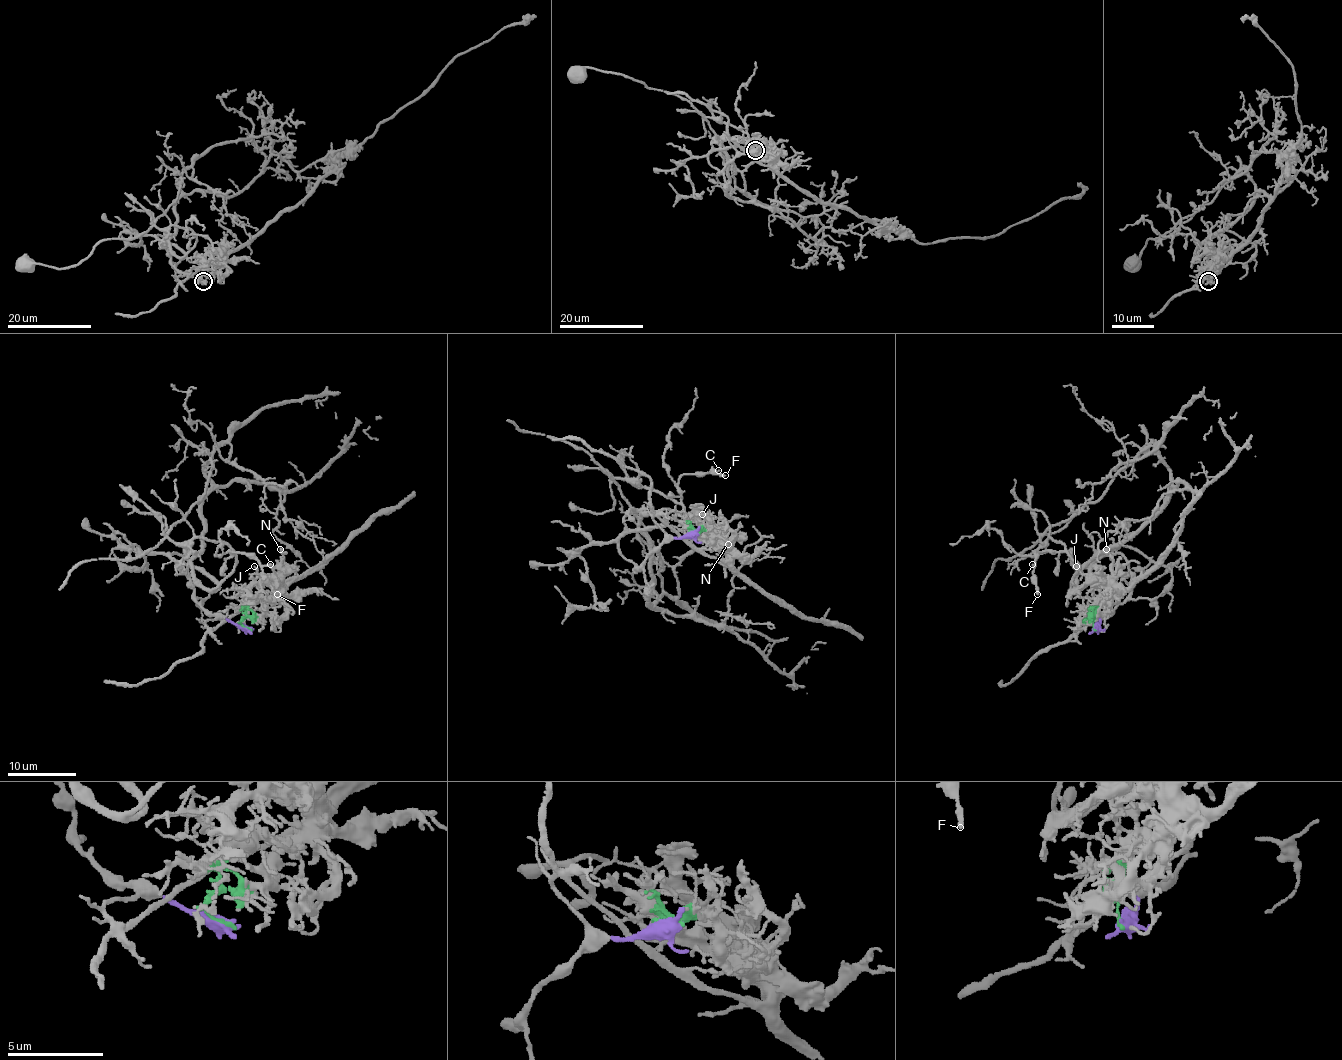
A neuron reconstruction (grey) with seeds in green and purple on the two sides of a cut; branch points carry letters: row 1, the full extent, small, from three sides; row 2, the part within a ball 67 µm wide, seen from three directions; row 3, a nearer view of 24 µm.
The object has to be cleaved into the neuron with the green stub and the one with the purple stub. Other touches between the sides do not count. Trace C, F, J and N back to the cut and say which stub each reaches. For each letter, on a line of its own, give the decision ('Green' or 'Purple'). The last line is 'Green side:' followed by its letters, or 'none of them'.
C: Purple
F: Purple
J: Green
N: Green
Green side: J, N

